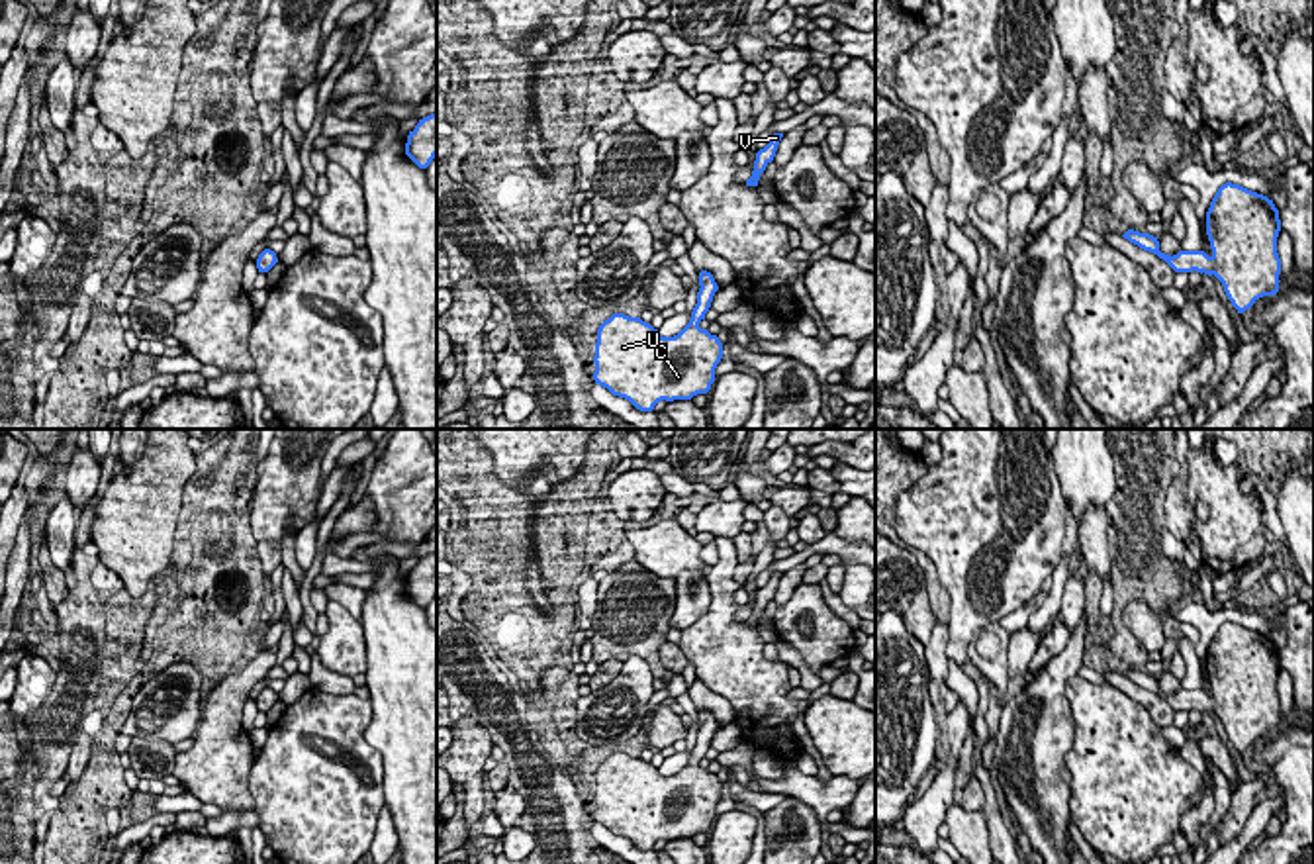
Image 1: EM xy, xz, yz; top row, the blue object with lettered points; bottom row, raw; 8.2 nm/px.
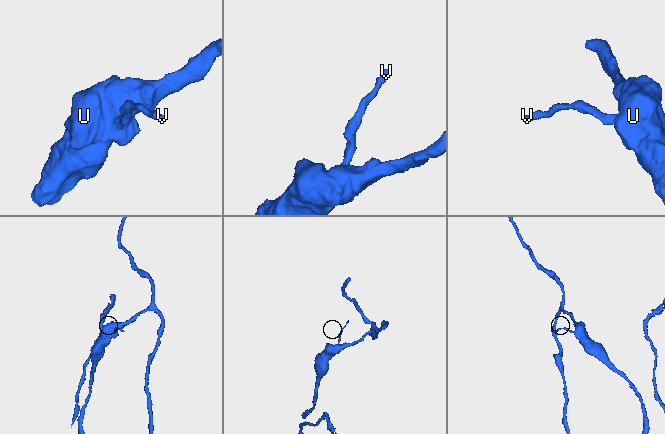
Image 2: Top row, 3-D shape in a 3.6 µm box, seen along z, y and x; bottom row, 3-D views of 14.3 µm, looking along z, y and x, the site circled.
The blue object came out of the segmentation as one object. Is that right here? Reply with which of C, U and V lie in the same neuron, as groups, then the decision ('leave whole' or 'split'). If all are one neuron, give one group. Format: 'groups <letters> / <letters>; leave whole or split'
groups C U V; leave whole

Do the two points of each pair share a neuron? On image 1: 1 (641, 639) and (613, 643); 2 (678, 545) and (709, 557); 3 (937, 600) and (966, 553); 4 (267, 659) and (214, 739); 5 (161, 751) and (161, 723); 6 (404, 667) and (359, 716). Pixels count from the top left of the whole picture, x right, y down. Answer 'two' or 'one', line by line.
1: one
2: two
3: two
4: one
5: two
6: two

